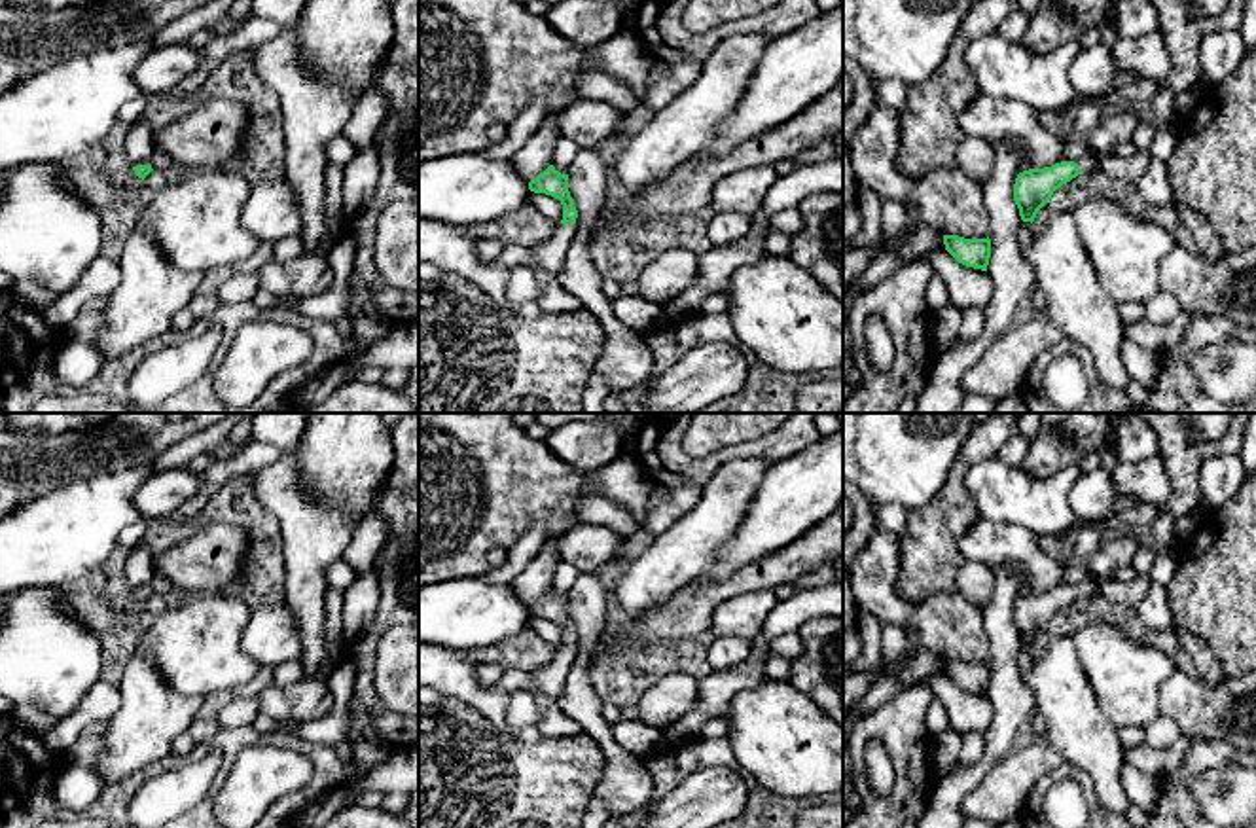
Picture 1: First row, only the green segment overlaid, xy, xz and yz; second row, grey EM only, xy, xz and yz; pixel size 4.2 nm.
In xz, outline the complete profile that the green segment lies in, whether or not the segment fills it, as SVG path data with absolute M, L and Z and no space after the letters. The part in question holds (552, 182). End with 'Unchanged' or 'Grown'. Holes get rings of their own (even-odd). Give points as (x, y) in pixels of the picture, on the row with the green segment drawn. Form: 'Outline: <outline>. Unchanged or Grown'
Outline: M553 165L529 182L534 193L546 193L561 201L563 220L557 224L553 237L530 248L529 254L538 269L559 277L565 269L566 252L576 237L578 210L568 191L568 174L561 174Z. Grown

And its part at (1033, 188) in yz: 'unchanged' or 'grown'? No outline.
grown

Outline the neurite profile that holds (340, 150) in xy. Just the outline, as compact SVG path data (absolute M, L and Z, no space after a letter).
M345 135L333 136L324 148L328 163L337 165L341 169L350 163L354 152L354 144Z

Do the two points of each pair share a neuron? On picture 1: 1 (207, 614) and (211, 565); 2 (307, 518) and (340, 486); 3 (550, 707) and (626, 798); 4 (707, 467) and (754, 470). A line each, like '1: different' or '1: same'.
1: different
2: different
3: different
4: different

